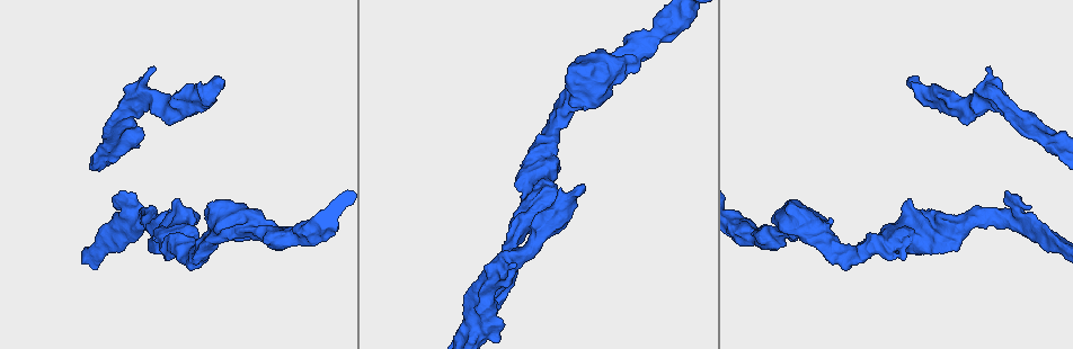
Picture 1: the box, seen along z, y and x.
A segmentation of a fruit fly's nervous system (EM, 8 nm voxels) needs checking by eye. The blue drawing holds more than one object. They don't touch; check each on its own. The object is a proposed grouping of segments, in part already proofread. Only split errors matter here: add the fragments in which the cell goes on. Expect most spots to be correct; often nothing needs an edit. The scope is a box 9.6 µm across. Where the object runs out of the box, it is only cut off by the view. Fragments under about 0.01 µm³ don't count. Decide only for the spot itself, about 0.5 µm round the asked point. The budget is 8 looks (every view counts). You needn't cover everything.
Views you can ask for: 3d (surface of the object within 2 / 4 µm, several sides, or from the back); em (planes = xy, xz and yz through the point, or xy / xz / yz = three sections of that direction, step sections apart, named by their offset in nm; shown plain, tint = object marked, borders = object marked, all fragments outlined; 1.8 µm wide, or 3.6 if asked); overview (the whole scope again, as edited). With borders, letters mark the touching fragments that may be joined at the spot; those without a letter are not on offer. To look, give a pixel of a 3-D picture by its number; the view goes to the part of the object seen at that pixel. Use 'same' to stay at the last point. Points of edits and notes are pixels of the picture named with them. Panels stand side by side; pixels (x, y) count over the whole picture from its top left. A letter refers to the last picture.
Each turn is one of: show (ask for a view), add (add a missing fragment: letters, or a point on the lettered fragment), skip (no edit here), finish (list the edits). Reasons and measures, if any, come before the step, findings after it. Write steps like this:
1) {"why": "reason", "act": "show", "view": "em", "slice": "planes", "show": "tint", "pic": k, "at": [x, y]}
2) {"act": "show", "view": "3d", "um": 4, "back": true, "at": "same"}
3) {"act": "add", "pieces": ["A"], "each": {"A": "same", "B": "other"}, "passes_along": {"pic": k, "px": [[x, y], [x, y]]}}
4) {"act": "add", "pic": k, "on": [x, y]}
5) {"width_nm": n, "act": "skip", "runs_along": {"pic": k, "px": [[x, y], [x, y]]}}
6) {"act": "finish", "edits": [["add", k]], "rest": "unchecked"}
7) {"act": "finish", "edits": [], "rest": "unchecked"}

{"why": "an open end", "act": "show", "view": "3d", "um": 2, "pic": 1, "at": [1015, 124]}

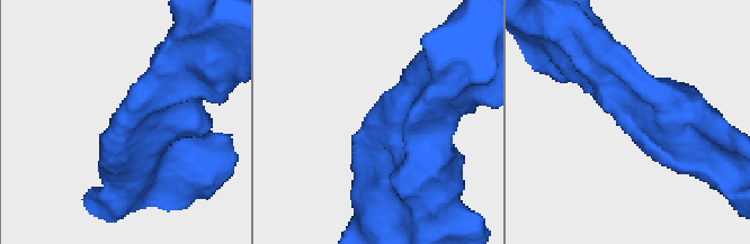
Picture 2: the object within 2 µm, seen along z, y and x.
{"act": "show", "view": "em", "slice": "xy", "step": 8, "show": "tint", "pic": 2, "at": [364, 118]}

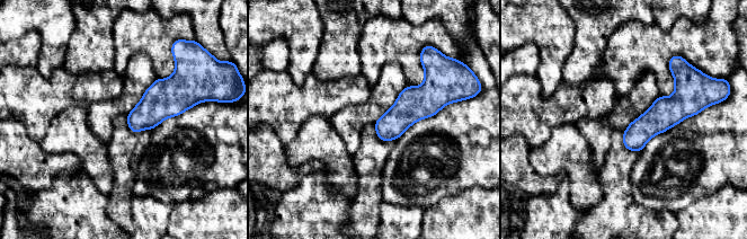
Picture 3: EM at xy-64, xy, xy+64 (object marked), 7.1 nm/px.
{"act": "show", "view": "em", "slice": "planes", "show": "borders", "at": "same"}

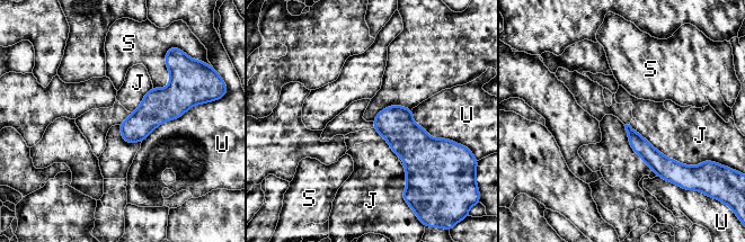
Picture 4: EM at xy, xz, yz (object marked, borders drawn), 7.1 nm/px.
{"act": "skip", "each": {"J": "other", "S": "other", "U": "other"}, "border": {"pic": 4, "px": [[636, 131], [658, 151], [690, 167]]}, "found": "no lettered fragment goes on from it"}

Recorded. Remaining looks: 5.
{"why": "branch stops here", "act": "show", "view": "3d", "um": 4, "back": true, "pic": 1, "at": [116, 210]}

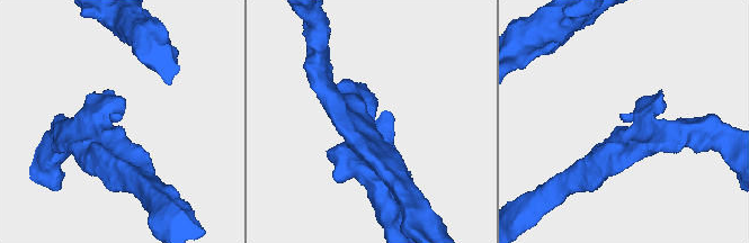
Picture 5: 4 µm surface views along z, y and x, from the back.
{"arm_widths_nm": [300, 360], "why": "now the EM", "act": "show", "view": "em", "slice": "planes", "show": "plain", "pic": 5, "at": [621, 126]}

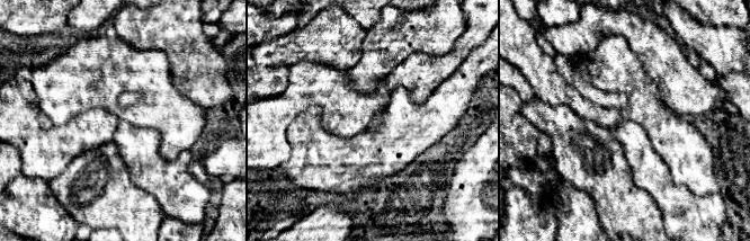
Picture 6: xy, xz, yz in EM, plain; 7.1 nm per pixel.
{"why": "see the neighbours", "act": "show", "view": "em", "slice": "planes", "show": "borders", "at": "same"}

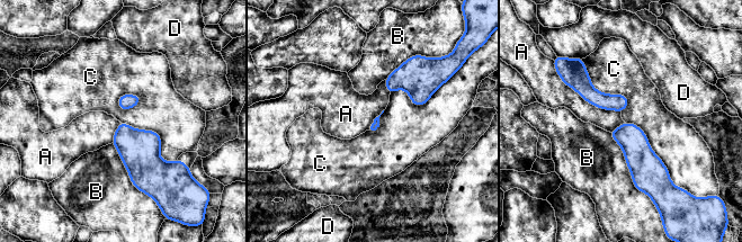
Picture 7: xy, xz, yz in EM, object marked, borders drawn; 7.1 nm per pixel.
{"act": "skip", "each": {"A": "other", "B": "other", "C": "other", "D": "other"}, "border": {"pic": 7, "px": [[561, 79], [593, 105], [620, 113]]}, "found": "no lettered fragment goes on from it"}

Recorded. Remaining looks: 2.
{"why": "thick end", "act": "show", "view": "em", "um": 3.6, "slice": "planes", "show": "borders", "pic": 1, "at": [515, 265]}

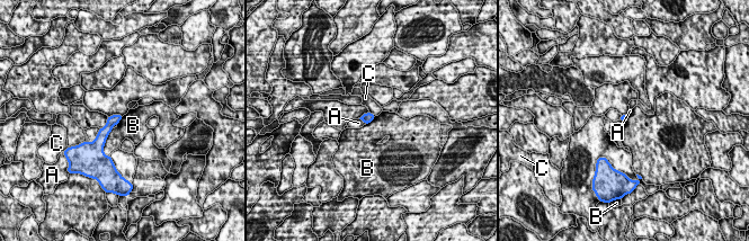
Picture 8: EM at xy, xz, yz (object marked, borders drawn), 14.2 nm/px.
{"longest_contact_nm": ["B", 400], "act": "skip", "each": {"A": "other", "B": "other", "C": "other"}, "runs_along": {"pic": 8, "px": [[117, 117], [103, 134], [99, 142]]}, "found": "no lettered fragment goes on from it"}

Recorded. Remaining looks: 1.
{"act": "finish", "edits": [], "rest": "unchecked"}

